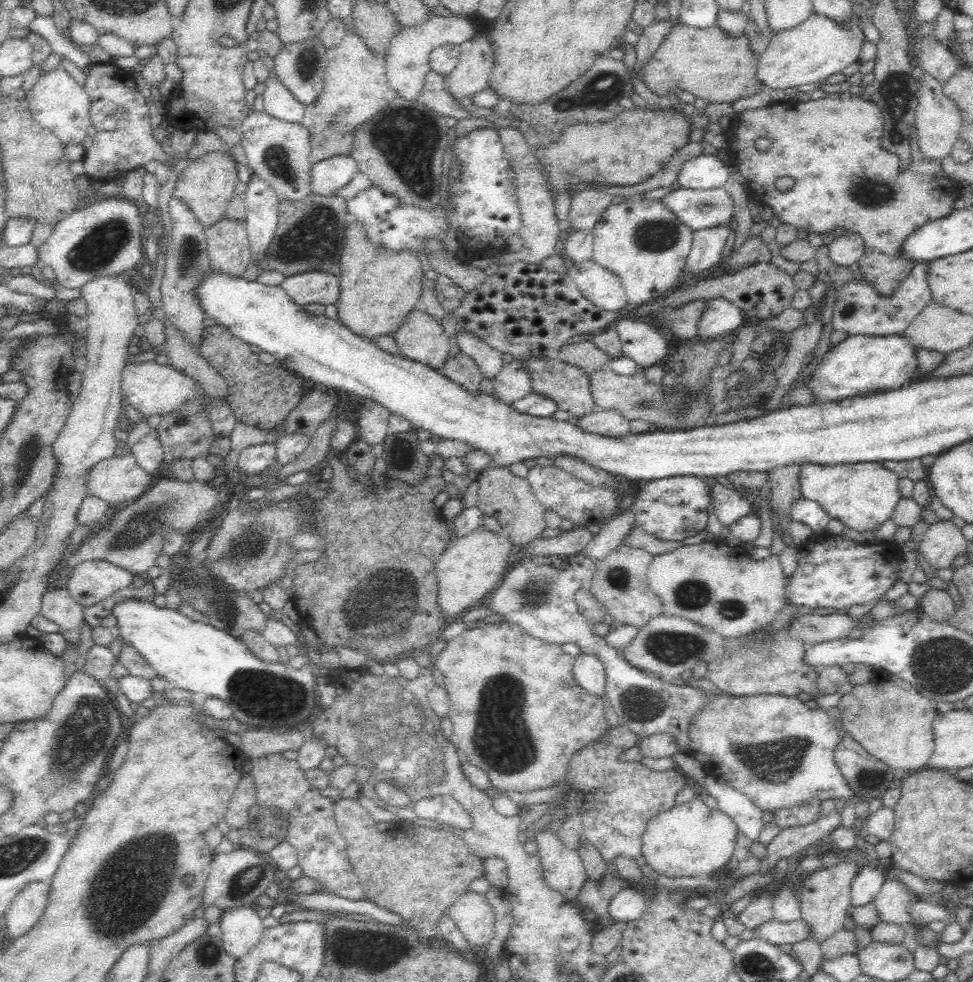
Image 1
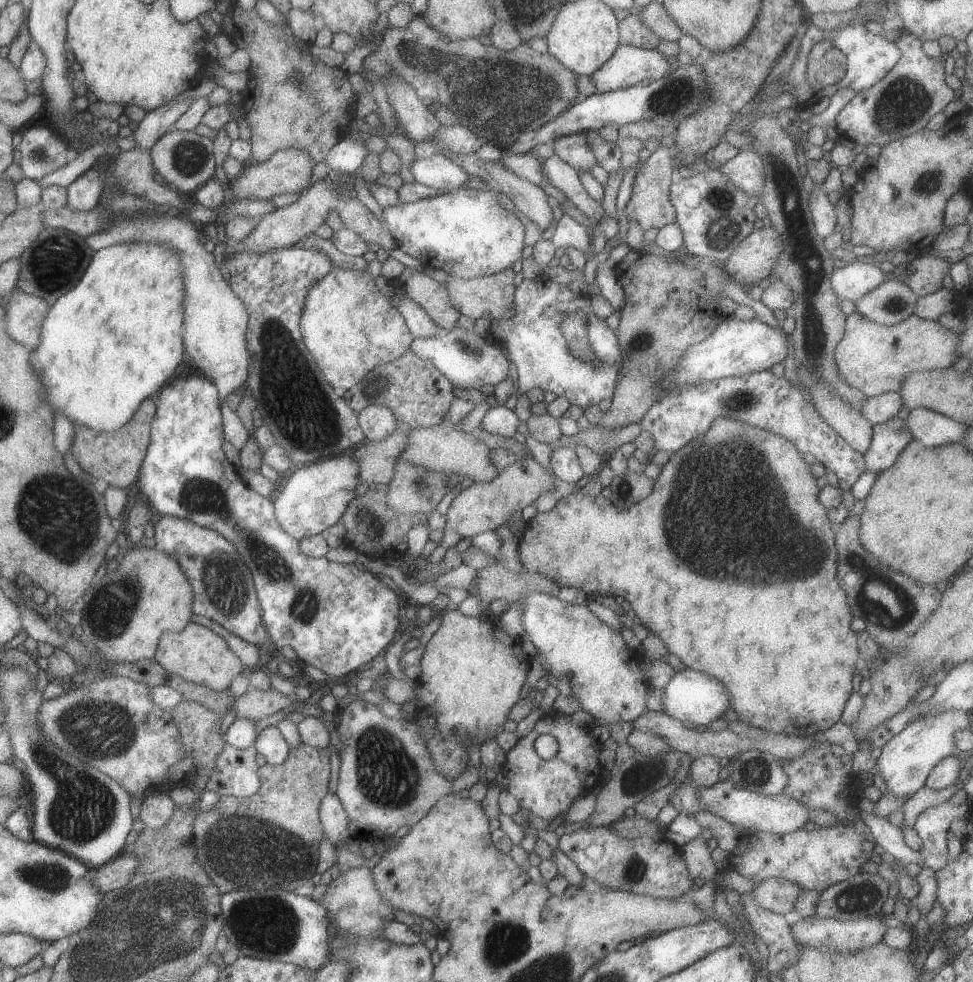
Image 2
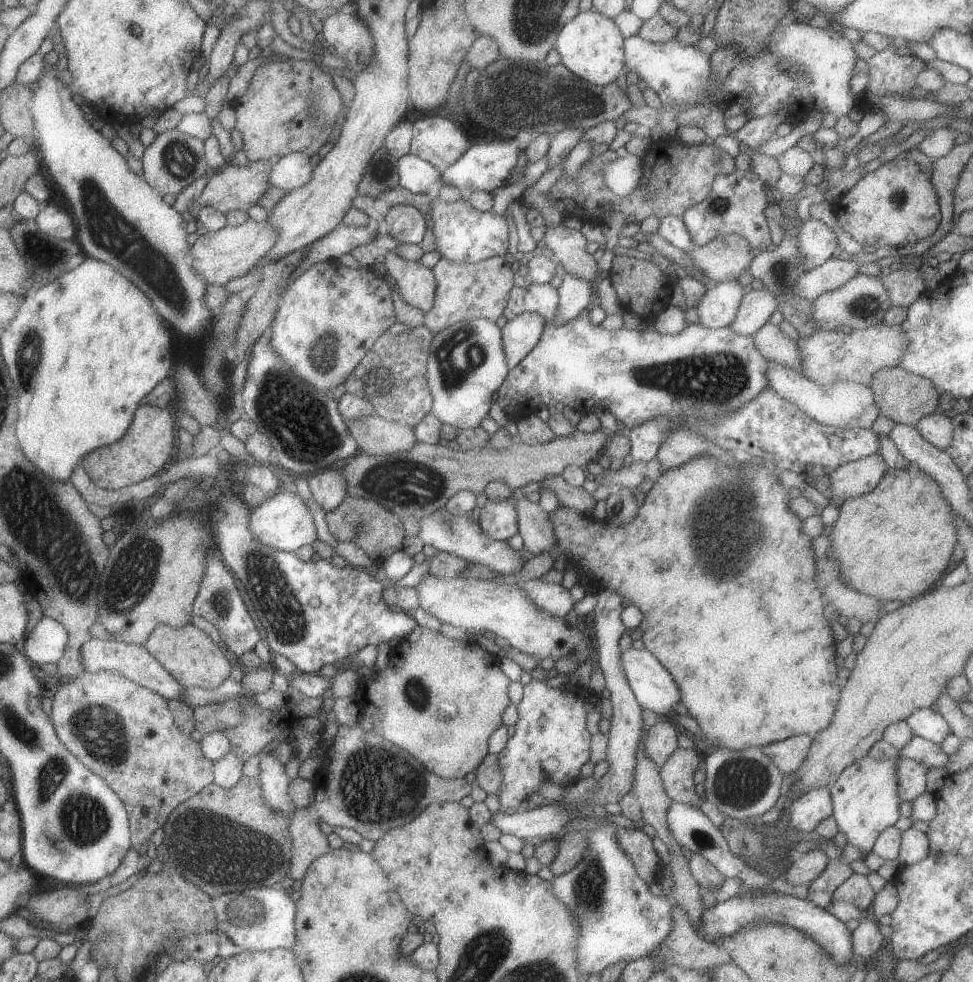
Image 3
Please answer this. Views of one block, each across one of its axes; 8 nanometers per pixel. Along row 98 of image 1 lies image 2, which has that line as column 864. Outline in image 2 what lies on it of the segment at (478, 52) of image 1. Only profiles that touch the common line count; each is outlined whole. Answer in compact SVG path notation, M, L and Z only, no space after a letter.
M897 416L872 425L872 437L862 456L866 470L879 473L888 469L911 439L906 420Z

